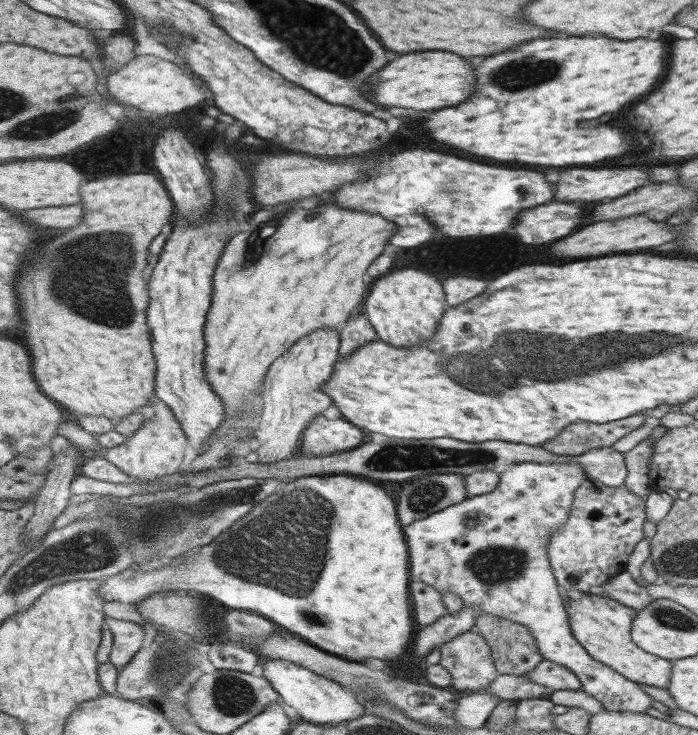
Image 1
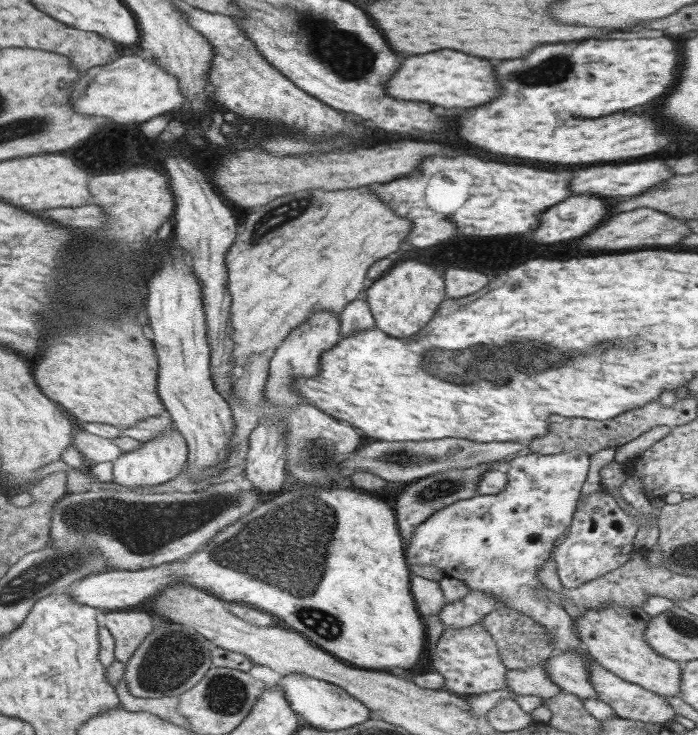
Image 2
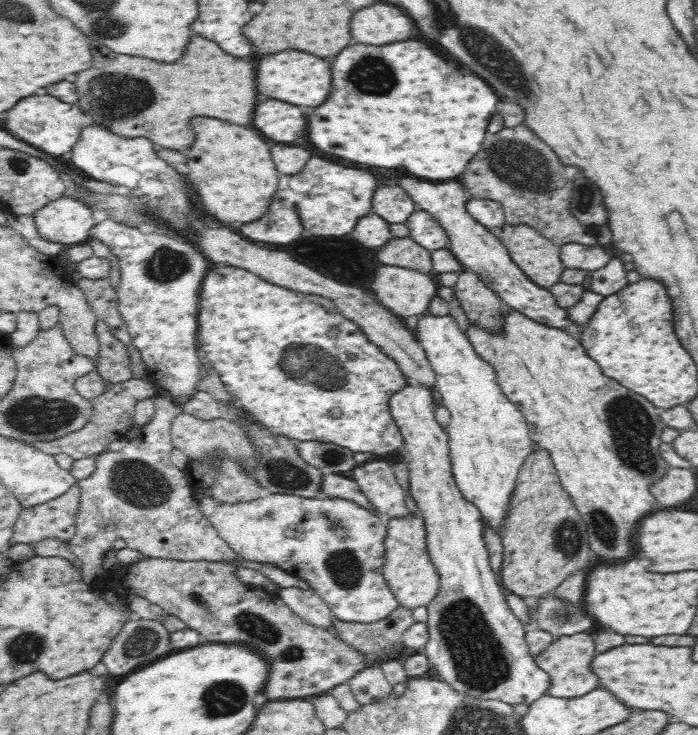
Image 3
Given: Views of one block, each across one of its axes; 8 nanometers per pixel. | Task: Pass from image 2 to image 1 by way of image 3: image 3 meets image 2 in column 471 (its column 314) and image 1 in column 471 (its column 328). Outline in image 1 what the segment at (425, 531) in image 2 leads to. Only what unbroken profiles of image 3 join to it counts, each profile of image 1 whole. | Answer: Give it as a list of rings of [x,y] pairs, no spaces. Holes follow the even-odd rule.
[[[571,460],[547,464],[513,464],[513,468],[503,474],[503,480],[495,492],[469,498],[425,520],[413,522],[405,528],[413,560],[413,580],[427,582],[435,586],[441,594],[451,590],[465,600],[465,606],[479,606],[483,614],[495,614],[499,618],[507,618],[527,626],[537,638],[539,650],[545,656],[545,660],[555,662],[573,672],[581,682],[581,690],[599,700],[603,704],[603,710],[645,714],[647,708],[653,708],[653,698],[645,690],[641,690],[639,684],[627,680],[619,672],[591,658],[587,650],[573,638],[573,632],[569,628],[569,616],[561,602],[561,590],[547,556],[547,542],[551,540],[553,530],[561,528],[569,518],[569,512],[573,510],[573,492],[581,486],[585,478],[585,470]]]

